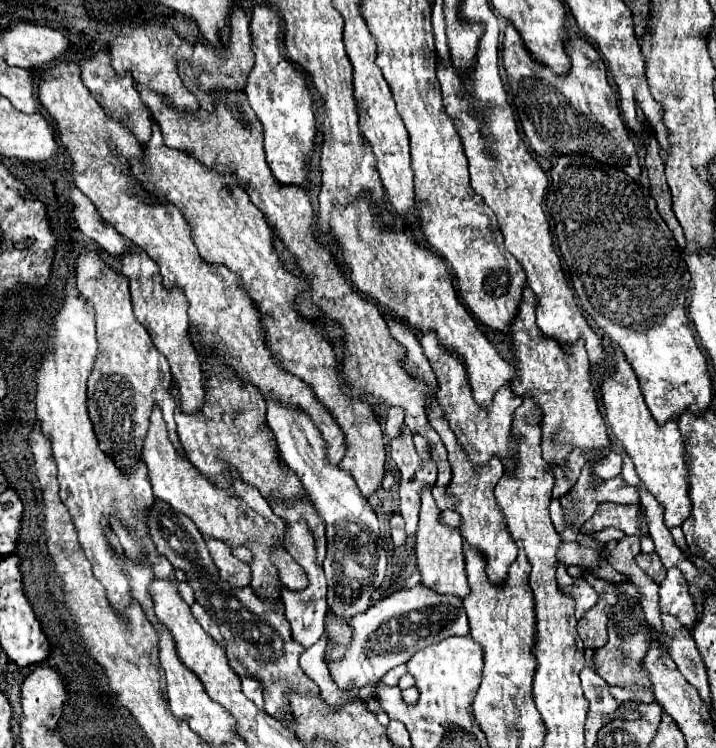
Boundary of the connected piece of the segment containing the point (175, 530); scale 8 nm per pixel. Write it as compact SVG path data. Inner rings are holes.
M156 501L148 515L148 527L158 553L164 555L174 569L186 573L188 585L194 589L196 603L200 603L206 609L206 613L218 623L220 633L226 639L226 655L234 671L238 675L254 677L262 683L264 711L276 719L290 717L290 703L288 699L284 699L284 691L288 687L300 693L316 695L316 683L312 683L312 679L308 679L298 665L302 647L292 639L288 621L284 619L282 601L264 603L260 597L254 595L254 591L250 591L250 587L240 589L222 579L206 547L204 537L200 535L200 531L196 531L196 525L186 515L172 511L172 507L168 507L166 503Z

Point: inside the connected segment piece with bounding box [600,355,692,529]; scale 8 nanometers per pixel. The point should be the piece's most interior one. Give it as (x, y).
(658, 453)

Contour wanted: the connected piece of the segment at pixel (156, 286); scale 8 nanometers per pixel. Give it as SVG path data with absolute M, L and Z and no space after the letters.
M132 249L122 261L122 273L130 281L130 293L132 293L132 303L134 303L134 315L136 319L148 329L156 349L168 359L174 383L178 389L180 397L180 409L186 415L198 413L204 407L204 373L200 367L200 359L196 355L196 349L192 343L188 343L188 303L184 303L184 295L180 291L164 291L160 285L160 271L148 255L140 249Z

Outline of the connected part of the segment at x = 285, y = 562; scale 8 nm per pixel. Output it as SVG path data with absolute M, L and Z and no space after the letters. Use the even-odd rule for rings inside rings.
M272 547L272 563L278 567L280 579L292 591L302 591L309 585L308 575L282 547Z

